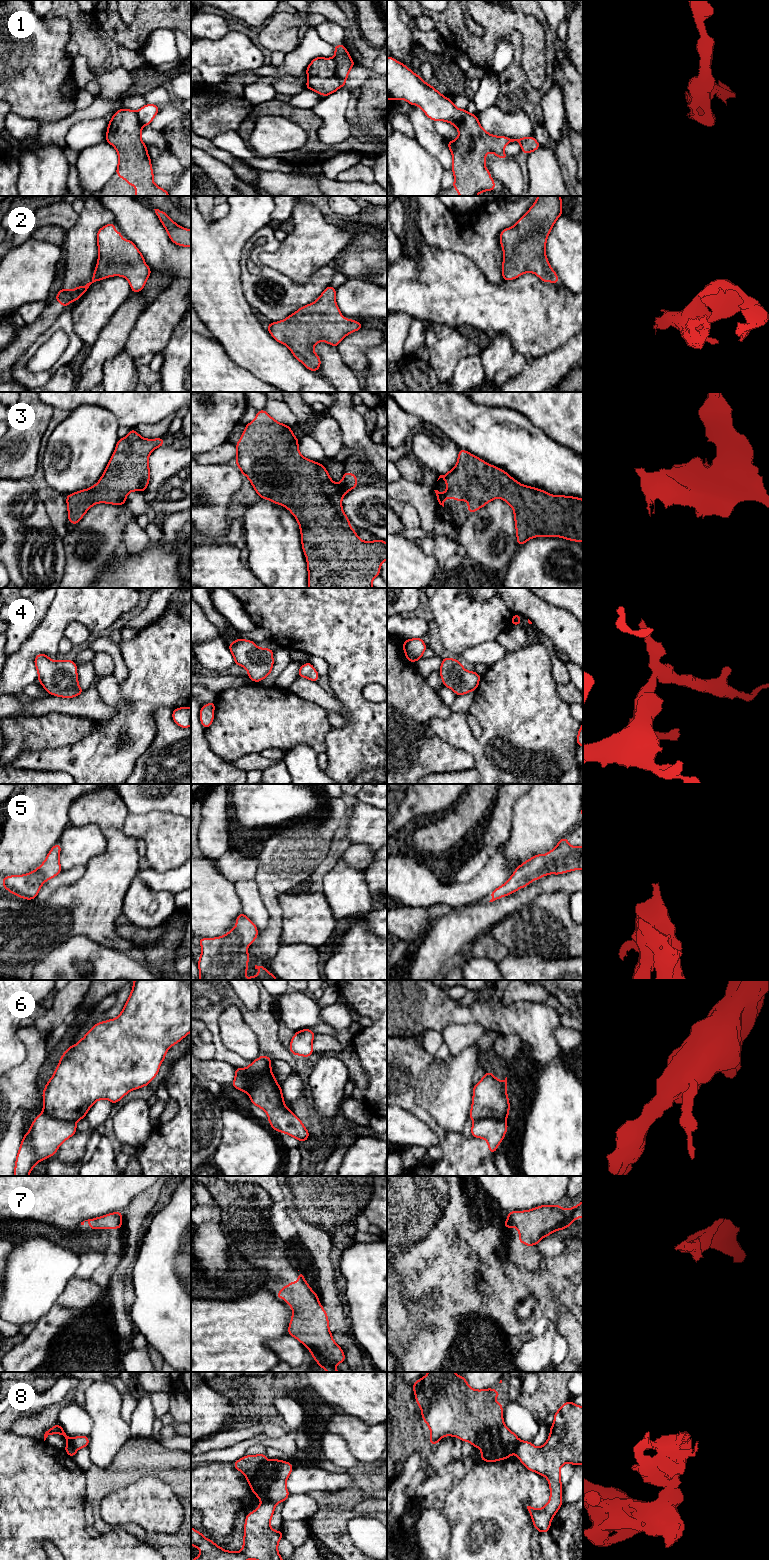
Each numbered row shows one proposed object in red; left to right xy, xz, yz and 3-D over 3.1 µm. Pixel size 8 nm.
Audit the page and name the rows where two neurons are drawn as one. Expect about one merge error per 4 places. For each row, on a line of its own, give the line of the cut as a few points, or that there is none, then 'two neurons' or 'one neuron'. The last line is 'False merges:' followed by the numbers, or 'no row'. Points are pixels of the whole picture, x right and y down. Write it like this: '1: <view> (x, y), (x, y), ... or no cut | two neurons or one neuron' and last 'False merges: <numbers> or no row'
1: xz (331, 58), (335, 63), (335, 75), (341, 86) | two neurons
2: no cut | one neuron
3: no cut | one neuron
4: no cut | one neuron
5: no cut | one neuron
6: xy (43, 1111), (53, 1117), (75, 1123) | two neurons
7: no cut | one neuron
8: xz (262, 1500), (272, 1502), (275, 1505) | two neurons
False merges: 1, 6, 8

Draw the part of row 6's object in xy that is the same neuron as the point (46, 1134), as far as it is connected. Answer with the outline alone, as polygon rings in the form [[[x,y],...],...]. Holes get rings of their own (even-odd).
[[[40,1113],[21,1141],[14,1176],[29,1176],[37,1163],[53,1156],[59,1146],[76,1132],[76,1123]]]

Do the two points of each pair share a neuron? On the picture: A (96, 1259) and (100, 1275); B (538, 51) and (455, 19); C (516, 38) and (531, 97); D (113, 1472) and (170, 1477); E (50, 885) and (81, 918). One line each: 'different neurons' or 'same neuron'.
A: different neurons
B: same neuron
C: same neuron
D: same neuron
E: different neurons

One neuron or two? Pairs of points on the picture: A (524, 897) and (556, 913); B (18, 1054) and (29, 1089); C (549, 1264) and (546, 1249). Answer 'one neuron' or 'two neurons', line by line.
A: two neurons
B: two neurons
C: two neurons

